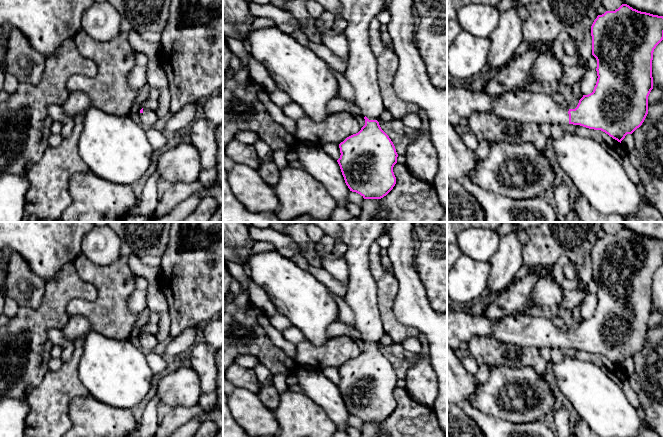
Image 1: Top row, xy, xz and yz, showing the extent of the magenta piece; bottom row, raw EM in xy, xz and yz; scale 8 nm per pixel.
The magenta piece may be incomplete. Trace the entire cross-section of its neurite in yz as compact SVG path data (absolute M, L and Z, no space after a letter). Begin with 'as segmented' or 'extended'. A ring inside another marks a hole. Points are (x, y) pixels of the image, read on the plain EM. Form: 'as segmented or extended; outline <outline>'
extended; outline M622 228L615 235L606 235L598 239L591 250L592 279L597 284L597 306L592 317L583 319L575 333L569 333L556 327L552 319L528 315L525 312L504 317L485 317L471 314L469 311L447 309L447 347L456 350L462 342L475 336L493 337L502 342L528 347L580 349L589 353L601 354L621 367L627 358L632 358L644 346L648 338L648 320L653 313L652 284L656 270L663 264L663 240L653 239Z

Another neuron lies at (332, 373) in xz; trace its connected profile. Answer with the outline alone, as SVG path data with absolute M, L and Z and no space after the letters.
M328 367L321 370L322 373L333 383L338 384L340 382L340 372L339 368L336 367Z

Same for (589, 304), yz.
M587 293L585 299L581 305L581 315L583 319L588 319L593 316L597 306L597 295L596 293Z

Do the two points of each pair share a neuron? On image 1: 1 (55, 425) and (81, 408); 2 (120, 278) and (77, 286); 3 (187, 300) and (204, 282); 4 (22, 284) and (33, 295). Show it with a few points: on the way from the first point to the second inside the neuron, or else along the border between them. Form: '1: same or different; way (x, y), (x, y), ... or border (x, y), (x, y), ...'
1: different; border (84, 396), (76, 396), (70, 403), (71, 426)
2: different; border (74, 266), (77, 274), (96, 289), (93, 301)
3: same; way (191, 296), (201, 286)
4: same; way (25, 287), (30, 292)

